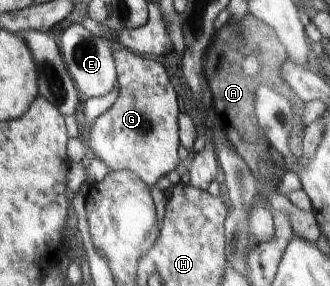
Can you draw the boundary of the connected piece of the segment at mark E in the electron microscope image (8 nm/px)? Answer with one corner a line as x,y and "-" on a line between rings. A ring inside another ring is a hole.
81,23
69,26
60,37
60,51
76,89
82,99
110,93
117,83
117,69
113,51
101,37
90,32

